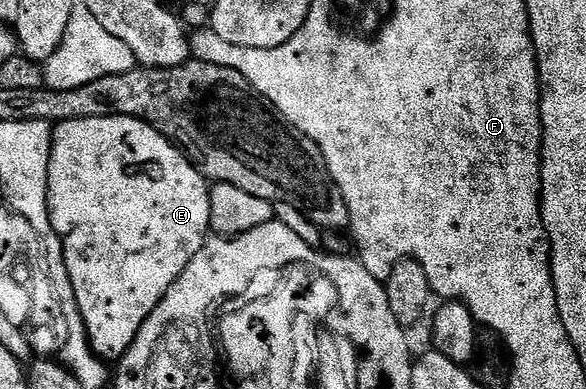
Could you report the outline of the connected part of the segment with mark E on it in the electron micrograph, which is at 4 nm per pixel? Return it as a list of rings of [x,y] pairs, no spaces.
[[[88,117],[73,119],[57,124],[53,128],[50,140],[50,164],[48,165],[48,210],[52,229],[62,238],[62,252],[68,269],[68,277],[72,281],[72,289],[76,293],[76,305],[80,305],[80,313],[84,317],[86,335],[90,338],[90,348],[103,361],[117,361],[122,354],[136,341],[136,333],[144,321],[160,305],[164,293],[184,273],[188,261],[196,257],[196,253],[204,245],[211,234],[210,229],[210,188],[211,184],[197,169],[190,164],[190,158],[178,148],[168,137],[164,137],[152,125],[140,121],[136,117]]]

